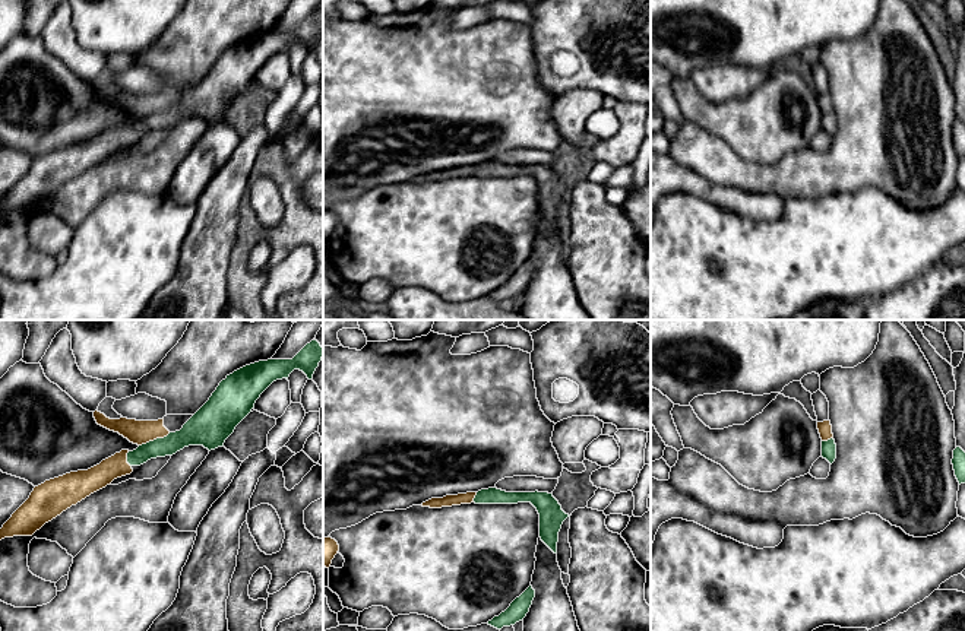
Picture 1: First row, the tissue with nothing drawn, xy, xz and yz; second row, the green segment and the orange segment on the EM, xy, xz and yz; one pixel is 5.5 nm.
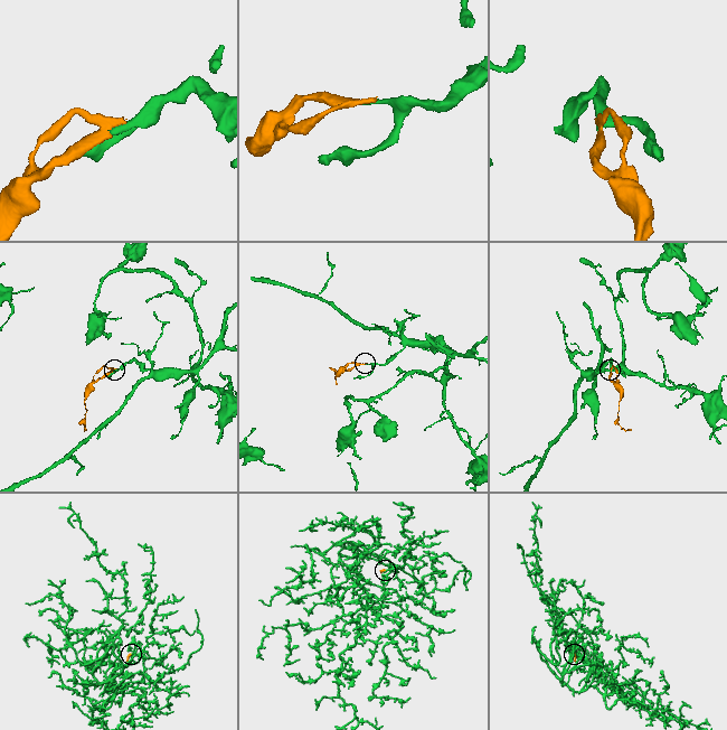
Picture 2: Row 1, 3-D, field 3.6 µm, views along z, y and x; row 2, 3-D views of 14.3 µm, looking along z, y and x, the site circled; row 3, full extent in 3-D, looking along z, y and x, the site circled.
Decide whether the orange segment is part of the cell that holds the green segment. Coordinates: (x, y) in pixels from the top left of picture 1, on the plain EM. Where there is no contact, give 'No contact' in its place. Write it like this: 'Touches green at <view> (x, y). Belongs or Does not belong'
Touches green at xy (154, 113). Belongs

